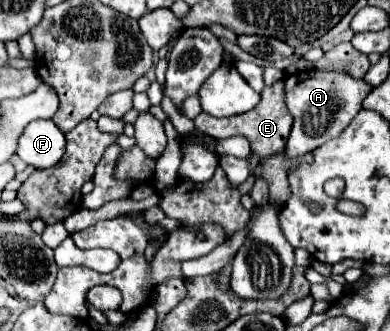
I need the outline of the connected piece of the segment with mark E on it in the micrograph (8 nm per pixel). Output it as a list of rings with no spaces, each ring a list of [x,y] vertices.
[[[276,81],[272,87],[264,87],[262,99],[252,111],[246,111],[246,113],[234,115],[234,117],[224,117],[224,119],[212,117],[202,111],[194,119],[194,125],[202,135],[212,137],[212,139],[226,139],[226,137],[236,137],[236,135],[246,137],[250,141],[254,155],[258,155],[260,161],[264,161],[272,155],[278,155],[286,149],[286,141],[288,141],[288,135],[292,129],[292,115],[284,103],[284,81]]]

